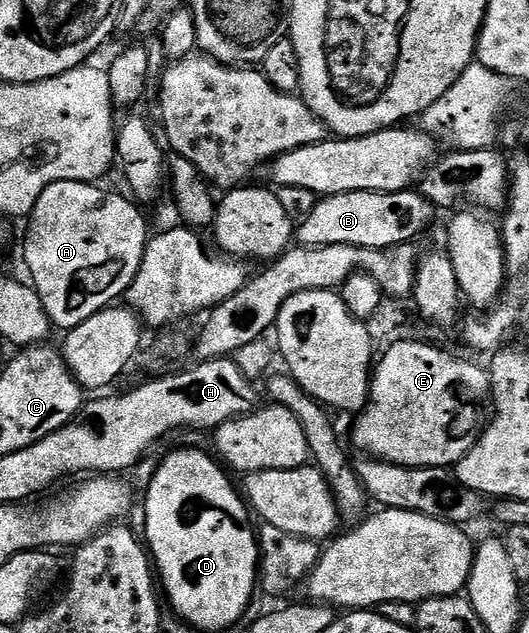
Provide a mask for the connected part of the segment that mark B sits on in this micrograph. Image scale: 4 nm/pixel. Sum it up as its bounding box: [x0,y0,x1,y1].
[298,189,434,250]

